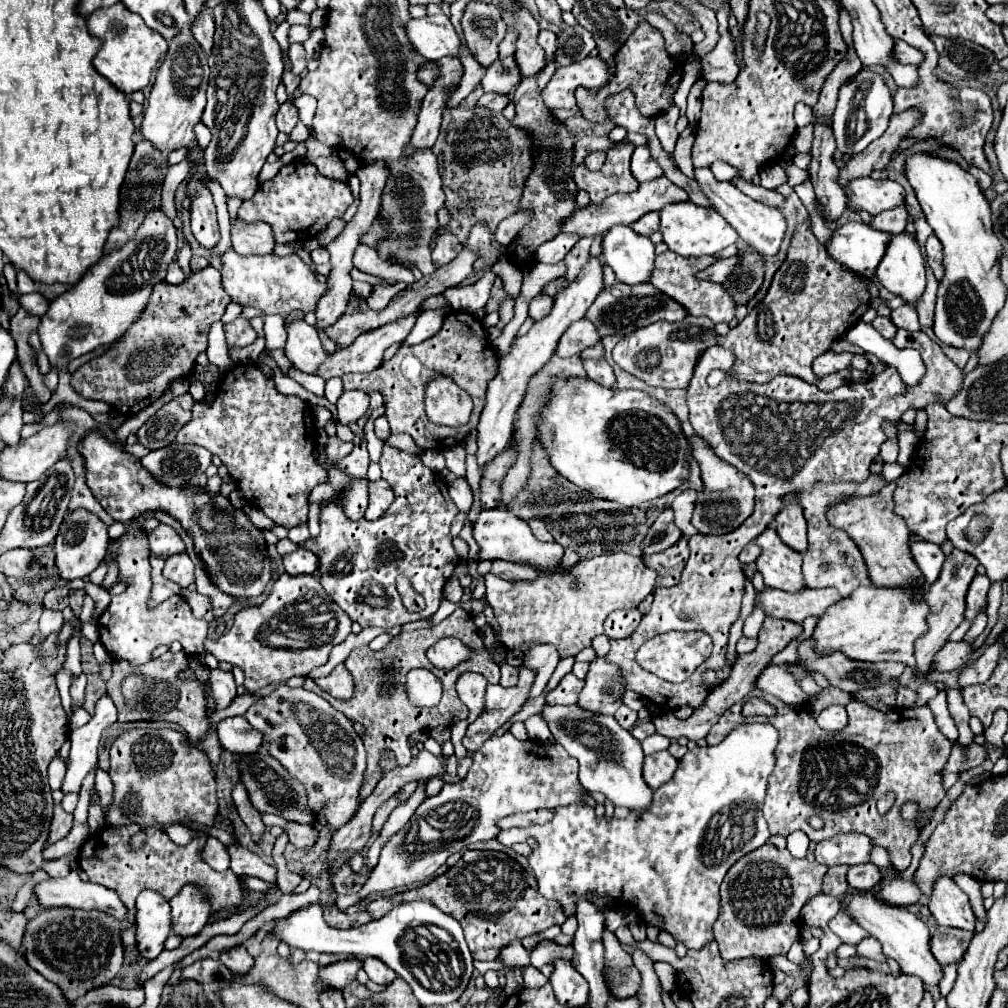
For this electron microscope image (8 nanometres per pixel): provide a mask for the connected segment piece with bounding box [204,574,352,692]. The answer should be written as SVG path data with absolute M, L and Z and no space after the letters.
M282 574L278 578L278 582L274 582L274 590L262 606L244 608L240 614L236 614L234 626L220 640L216 640L216 642L206 640L204 648L208 652L212 652L218 658L218 662L230 662L230 664L238 666L246 676L244 688L250 692L256 692L270 684L282 684L282 682L290 680L292 676L308 676L308 672L312 668L326 664L330 650L336 644L344 642L346 636L350 634L350 626L352 626L352 620L324 592L324 588L320 586L318 574L310 574L310 576L302 576L302 578L292 578L290 574Z

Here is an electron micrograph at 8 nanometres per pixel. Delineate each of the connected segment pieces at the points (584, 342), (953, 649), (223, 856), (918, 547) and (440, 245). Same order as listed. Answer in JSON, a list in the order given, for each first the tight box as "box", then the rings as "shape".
[{"box":[556,320,600,358],"shape":[[[578,320],[572,326],[568,326],[568,330],[560,336],[558,346],[556,346],[556,356],[560,356],[560,358],[576,356],[584,348],[594,346],[598,340],[600,340],[600,336],[596,334],[596,326],[592,326],[590,322]]]},{"box":[934,642,974,670],"shape":[[[948,642],[934,658],[936,670],[958,670],[966,666],[974,656],[974,648],[968,642]]]},{"box":[200,838,230,872],"shape":[[[210,838],[210,840],[204,844],[200,856],[202,856],[202,860],[204,860],[212,870],[216,870],[216,872],[224,872],[224,870],[228,868],[228,864],[230,864],[226,846],[224,846],[220,840],[216,840],[216,838]]]},{"box":[910,542,946,584],"shape":[[[912,542],[910,544],[910,550],[912,550],[912,556],[918,564],[918,568],[922,570],[924,578],[932,584],[938,580],[940,576],[940,570],[942,570],[942,564],[946,560],[944,552],[940,550],[940,546],[936,544],[930,544],[930,542]]]},{"box":[432,232,464,266],"shape":[[[450,232],[438,234],[438,238],[434,242],[434,248],[432,248],[434,266],[444,266],[444,264],[452,262],[460,254],[462,248],[464,246],[458,242],[458,238],[454,234],[450,234]]]}]

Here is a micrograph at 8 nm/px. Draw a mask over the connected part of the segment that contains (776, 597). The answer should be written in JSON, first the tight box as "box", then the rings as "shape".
{"box":[758,588,842,622],"shape":[[[806,588],[802,590],[800,594],[784,594],[784,590],[764,590],[760,596],[758,596],[758,604],[764,606],[764,612],[768,616],[774,616],[774,618],[784,618],[784,620],[790,620],[790,622],[802,622],[804,618],[808,616],[822,616],[832,604],[840,602],[842,596],[838,590],[834,588],[818,588],[818,590],[812,590],[812,588]]]}

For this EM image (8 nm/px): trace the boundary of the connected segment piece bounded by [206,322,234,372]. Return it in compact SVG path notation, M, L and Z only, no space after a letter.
M216 322L210 328L210 338L208 338L208 350L206 356L210 360L210 364L214 364L220 372L228 372L232 370L234 362L228 356L228 344L224 342L224 332L222 332L222 322Z

